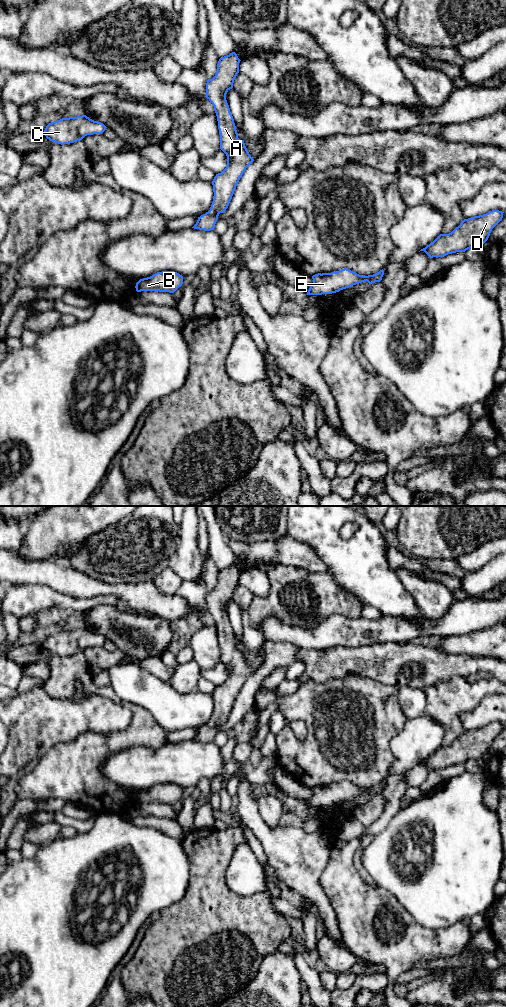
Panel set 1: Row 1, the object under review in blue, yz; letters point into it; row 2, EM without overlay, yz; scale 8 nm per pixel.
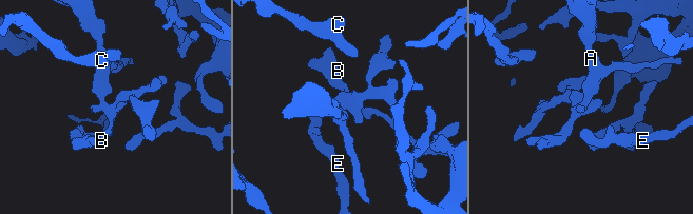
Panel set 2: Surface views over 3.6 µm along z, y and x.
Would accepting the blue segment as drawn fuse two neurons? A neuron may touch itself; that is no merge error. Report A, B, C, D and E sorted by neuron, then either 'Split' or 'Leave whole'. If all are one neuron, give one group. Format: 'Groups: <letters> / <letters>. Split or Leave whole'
Groups: A B C D E. Leave whole

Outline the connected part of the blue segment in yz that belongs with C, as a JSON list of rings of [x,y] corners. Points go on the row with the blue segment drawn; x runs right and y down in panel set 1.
[[[82,115],[51,122],[44,134],[50,141],[64,145],[80,141],[87,135],[102,134],[106,128],[103,123]]]

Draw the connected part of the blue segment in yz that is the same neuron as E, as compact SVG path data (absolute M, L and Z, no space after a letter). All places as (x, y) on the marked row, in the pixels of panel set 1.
M347 268L332 273L318 273L312 276L313 283L307 295L332 294L365 281L369 284L380 282L383 275L383 269L368 276L359 275Z

